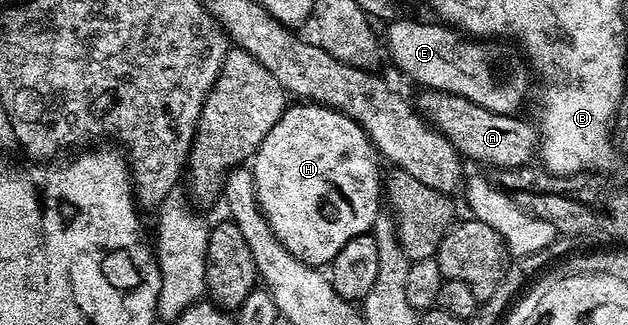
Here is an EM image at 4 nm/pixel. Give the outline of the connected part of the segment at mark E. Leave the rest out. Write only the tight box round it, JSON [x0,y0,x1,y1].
[387,18,530,116]

